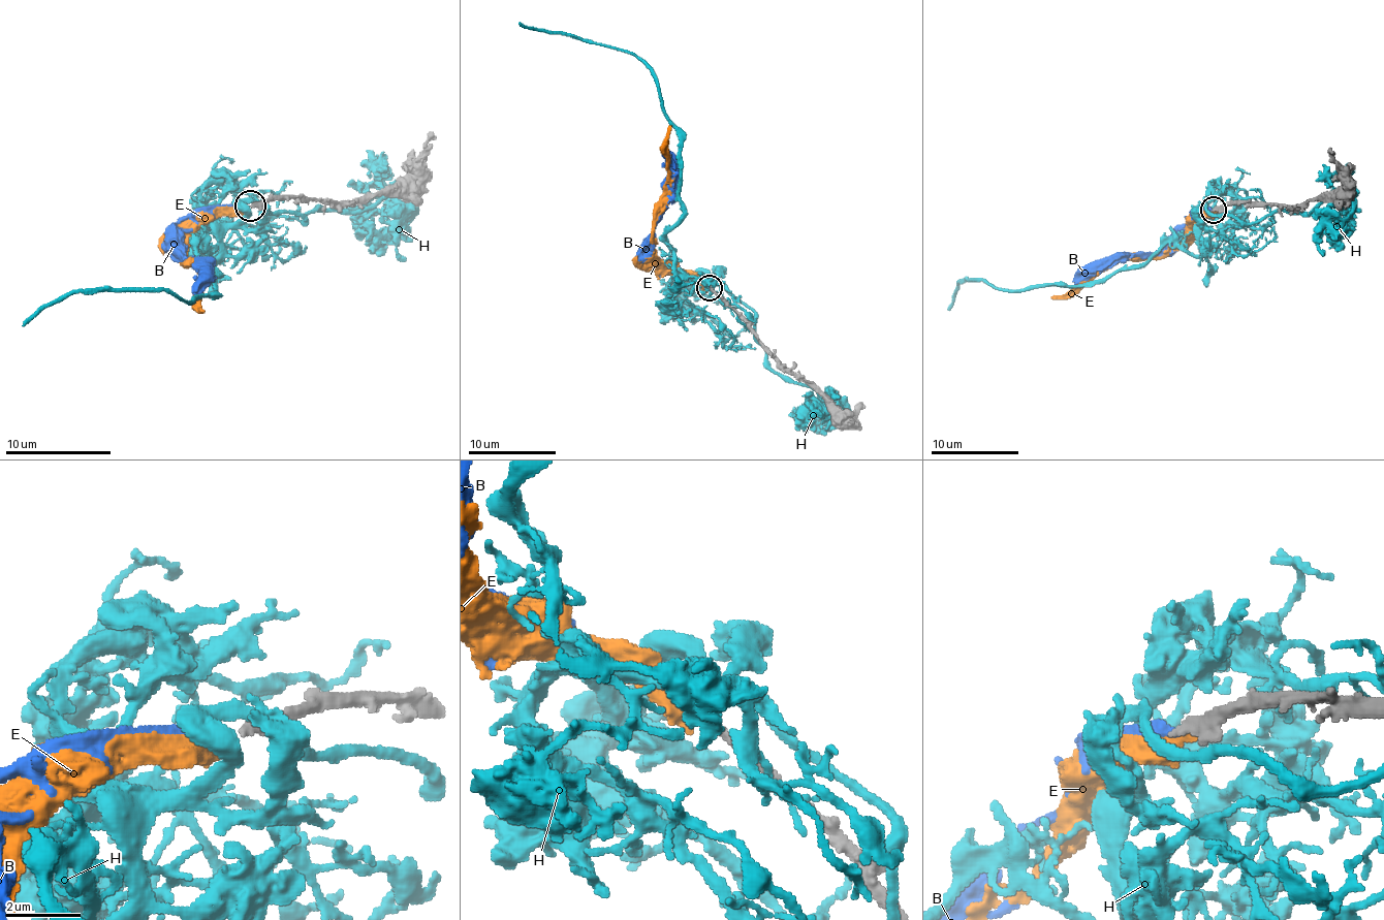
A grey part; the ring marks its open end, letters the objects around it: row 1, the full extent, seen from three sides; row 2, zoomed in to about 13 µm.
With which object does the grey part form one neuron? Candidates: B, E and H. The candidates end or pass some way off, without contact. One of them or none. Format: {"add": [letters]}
{"add": ["B"]}

